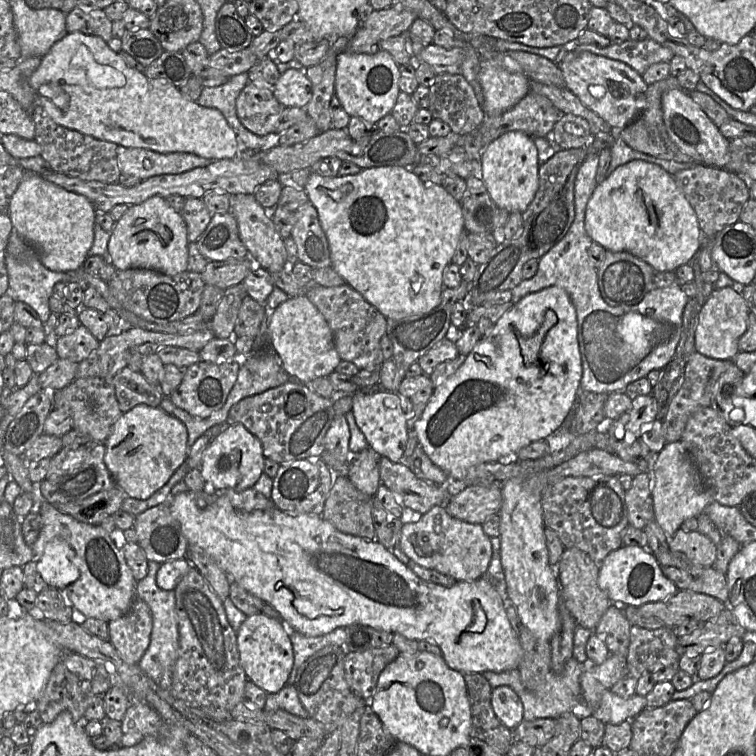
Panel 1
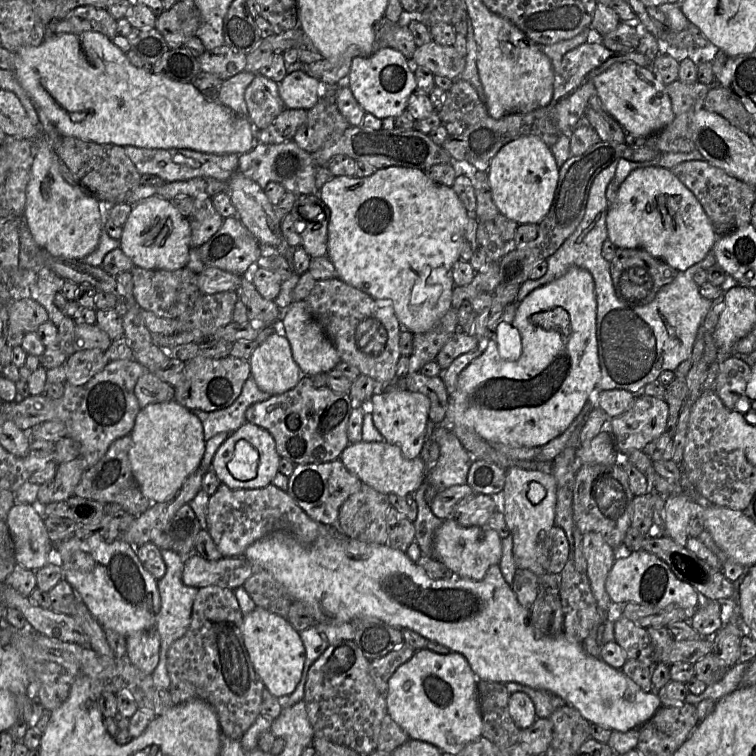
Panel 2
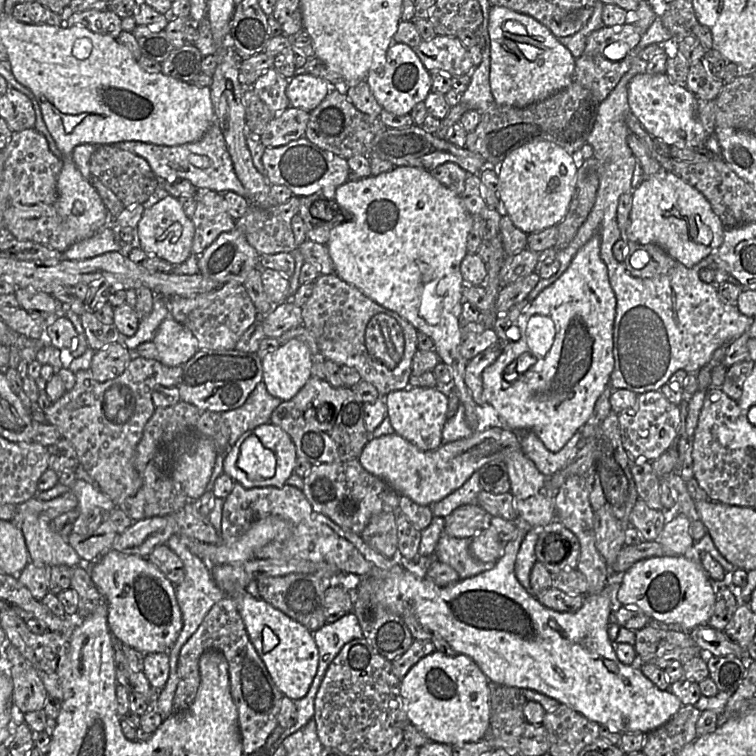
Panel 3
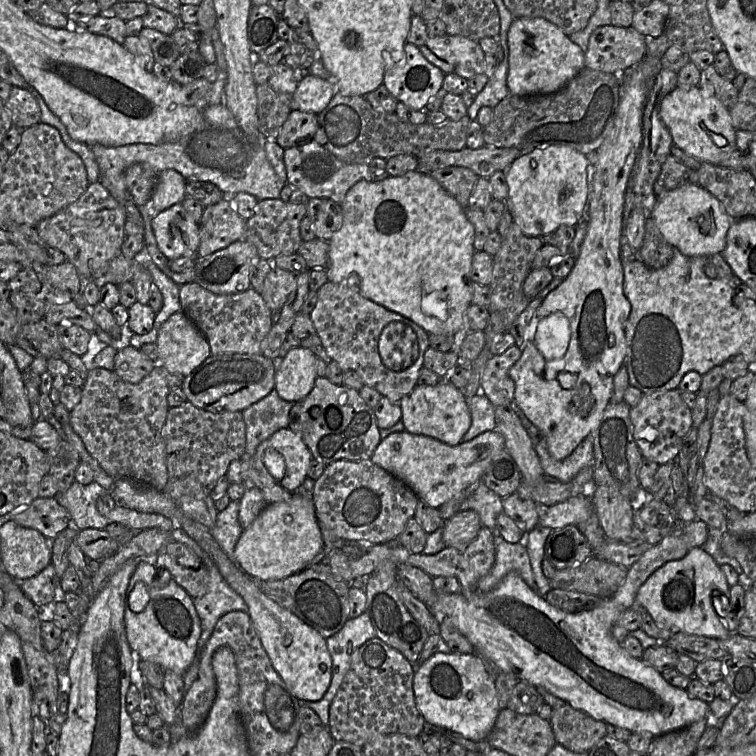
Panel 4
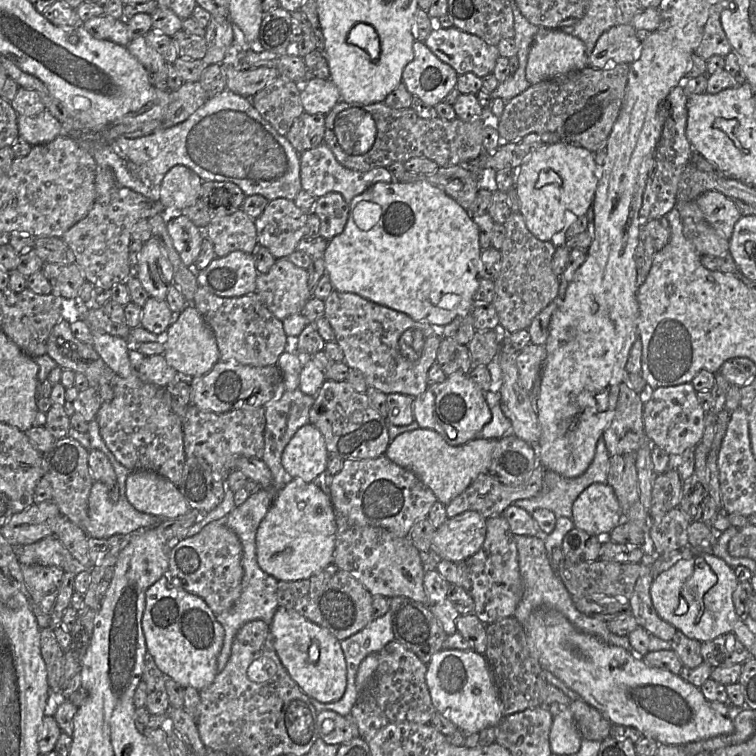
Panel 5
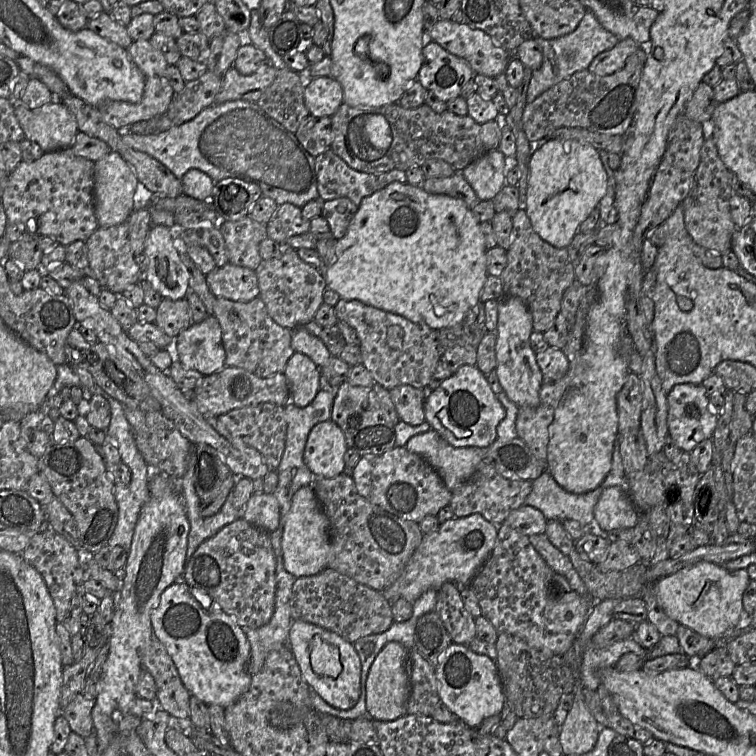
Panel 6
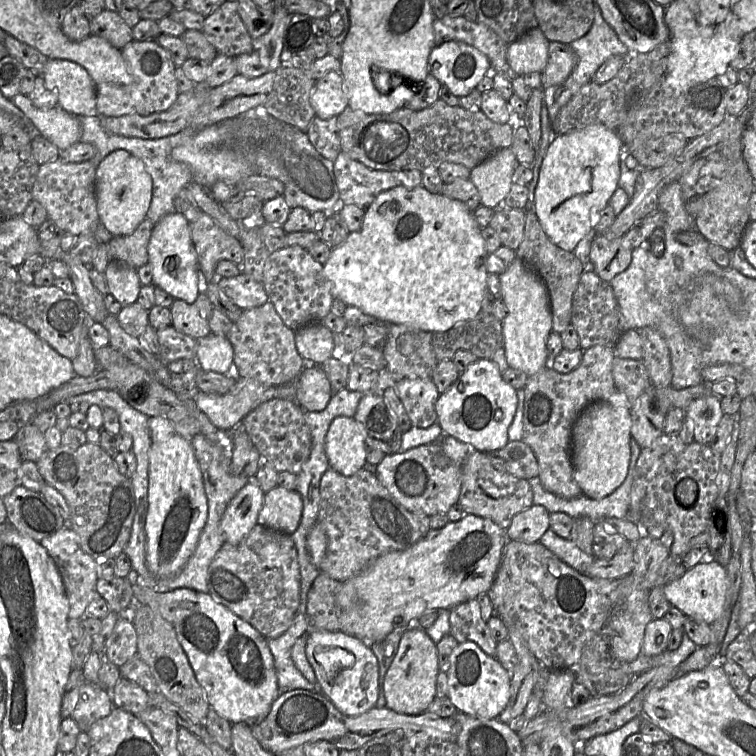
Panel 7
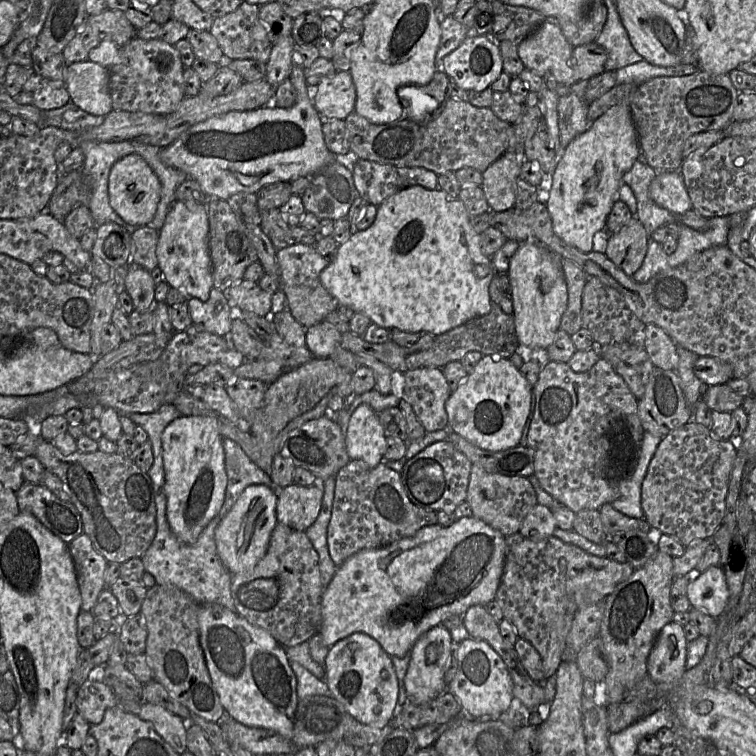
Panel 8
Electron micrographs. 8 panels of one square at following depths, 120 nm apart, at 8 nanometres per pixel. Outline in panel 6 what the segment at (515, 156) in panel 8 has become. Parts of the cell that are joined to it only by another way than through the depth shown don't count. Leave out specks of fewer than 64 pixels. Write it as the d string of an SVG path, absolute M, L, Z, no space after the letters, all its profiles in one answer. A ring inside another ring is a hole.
M497 148L471 162L461 174L480 201L493 200L506 185L507 165L508 158Z

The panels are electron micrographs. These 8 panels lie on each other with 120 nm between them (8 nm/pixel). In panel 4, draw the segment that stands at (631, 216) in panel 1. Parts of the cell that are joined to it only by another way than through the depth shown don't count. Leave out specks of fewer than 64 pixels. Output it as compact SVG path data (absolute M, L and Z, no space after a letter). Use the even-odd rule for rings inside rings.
M684 183L661 194L649 213L663 238L685 256L711 257L722 253L726 247L726 235L733 223L721 202L704 188Z

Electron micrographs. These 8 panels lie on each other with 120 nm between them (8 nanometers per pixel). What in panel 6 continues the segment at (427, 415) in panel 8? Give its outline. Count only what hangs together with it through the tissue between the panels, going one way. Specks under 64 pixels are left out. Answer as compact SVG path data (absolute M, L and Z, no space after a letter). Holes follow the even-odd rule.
M402 385L390 390L400 421L411 426L419 426L425 422L426 394L427 389L418 389L410 385Z

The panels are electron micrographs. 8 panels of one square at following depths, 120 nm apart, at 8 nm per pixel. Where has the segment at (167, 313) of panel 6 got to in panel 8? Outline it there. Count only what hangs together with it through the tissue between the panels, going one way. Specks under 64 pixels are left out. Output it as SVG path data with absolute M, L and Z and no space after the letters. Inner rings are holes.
M213 287L207 301L190 297L187 306L192 325L197 326L196 329L219 336L230 332L235 309L224 291Z

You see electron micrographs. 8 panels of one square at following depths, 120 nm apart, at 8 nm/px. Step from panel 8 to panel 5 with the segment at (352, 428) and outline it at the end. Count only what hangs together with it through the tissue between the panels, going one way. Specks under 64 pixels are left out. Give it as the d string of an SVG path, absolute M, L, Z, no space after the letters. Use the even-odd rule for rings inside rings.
M313 425L300 427L285 447L281 463L290 479L318 482L326 475L330 455L321 432Z

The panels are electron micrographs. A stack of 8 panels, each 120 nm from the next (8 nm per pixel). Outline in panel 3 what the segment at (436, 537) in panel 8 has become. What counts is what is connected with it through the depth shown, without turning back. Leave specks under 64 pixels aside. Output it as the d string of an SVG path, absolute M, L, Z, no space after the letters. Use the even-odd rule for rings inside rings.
M476 504L463 505L444 518L444 533L456 538L472 539L488 527L490 518L491 516Z

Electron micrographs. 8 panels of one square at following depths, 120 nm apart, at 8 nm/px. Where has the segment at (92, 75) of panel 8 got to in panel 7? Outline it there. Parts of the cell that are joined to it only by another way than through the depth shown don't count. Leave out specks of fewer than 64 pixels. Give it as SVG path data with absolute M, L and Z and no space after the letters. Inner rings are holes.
M48 59L40 75L46 88L57 95L59 107L76 117L98 115L96 85L84 67L68 60Z

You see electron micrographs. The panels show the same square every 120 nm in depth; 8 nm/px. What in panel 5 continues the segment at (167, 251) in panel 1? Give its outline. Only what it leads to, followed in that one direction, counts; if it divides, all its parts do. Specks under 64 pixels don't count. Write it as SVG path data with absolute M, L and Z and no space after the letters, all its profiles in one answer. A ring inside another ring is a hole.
M175 213L168 217L166 226L182 262L187 267L193 267L200 253L204 231L195 226L183 213Z

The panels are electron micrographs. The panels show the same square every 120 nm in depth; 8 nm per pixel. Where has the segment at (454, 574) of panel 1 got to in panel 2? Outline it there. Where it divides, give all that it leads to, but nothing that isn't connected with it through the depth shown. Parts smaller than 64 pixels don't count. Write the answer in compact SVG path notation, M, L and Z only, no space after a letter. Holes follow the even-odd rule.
M453 518L443 520L436 530L433 557L443 563L457 577L481 580L491 566L498 565L502 557L502 539L487 526L462 527Z

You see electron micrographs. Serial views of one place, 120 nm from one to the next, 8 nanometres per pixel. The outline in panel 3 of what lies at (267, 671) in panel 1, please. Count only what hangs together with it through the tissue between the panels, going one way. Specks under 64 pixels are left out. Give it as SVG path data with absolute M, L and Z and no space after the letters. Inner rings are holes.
M245 588L229 591L225 595L230 596L235 601L249 639L277 688L285 697L293 701L304 698L309 692L319 666L319 650L314 641L313 633L262 599L253 597Z

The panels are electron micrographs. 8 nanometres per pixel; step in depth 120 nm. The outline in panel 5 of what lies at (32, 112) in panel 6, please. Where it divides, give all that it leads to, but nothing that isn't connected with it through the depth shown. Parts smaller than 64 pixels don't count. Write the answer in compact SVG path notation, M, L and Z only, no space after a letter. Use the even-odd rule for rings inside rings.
M49 111L37 116L18 116L19 136L30 145L46 144L65 133L62 124Z

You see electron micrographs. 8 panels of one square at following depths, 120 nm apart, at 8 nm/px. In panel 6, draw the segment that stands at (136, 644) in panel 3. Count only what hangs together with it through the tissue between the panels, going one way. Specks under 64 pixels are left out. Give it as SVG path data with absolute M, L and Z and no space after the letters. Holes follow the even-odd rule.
M173 583L160 596L159 604L151 611L150 620L155 637L165 646L172 658L181 681L192 696L207 705L219 705L224 709L234 703L250 686L251 674L248 672L250 644L245 629L229 615L210 602L205 609L192 596L186 583Z

